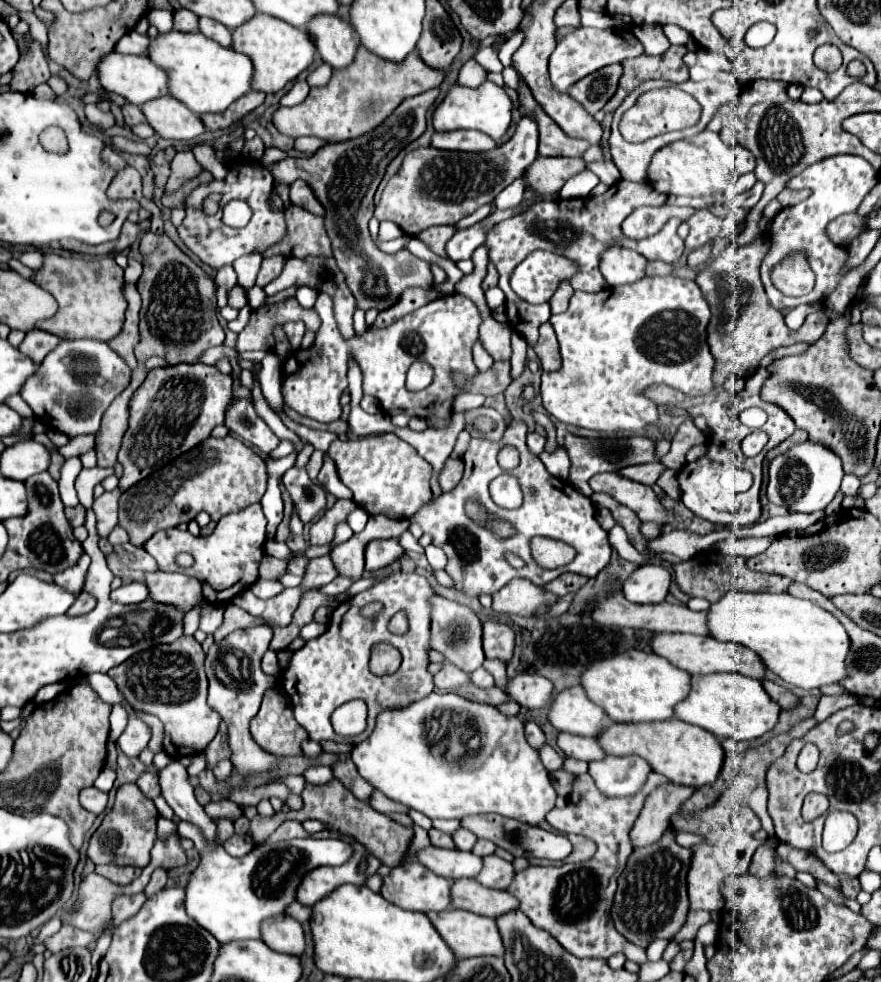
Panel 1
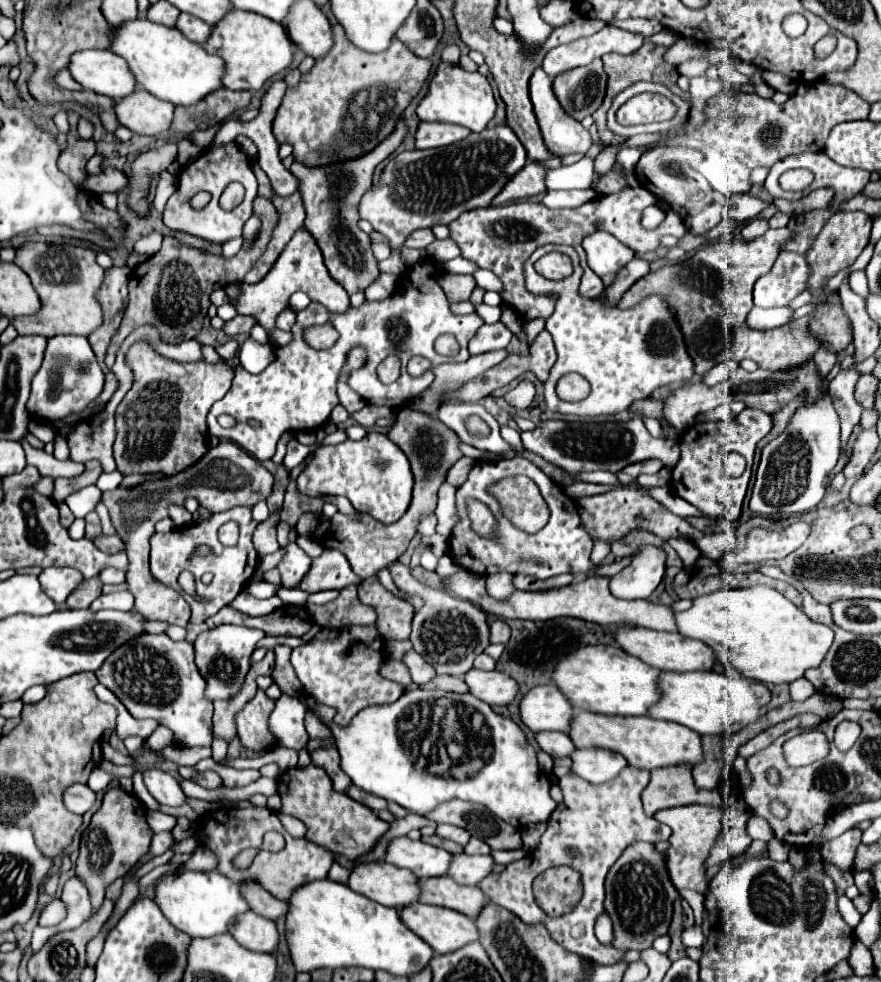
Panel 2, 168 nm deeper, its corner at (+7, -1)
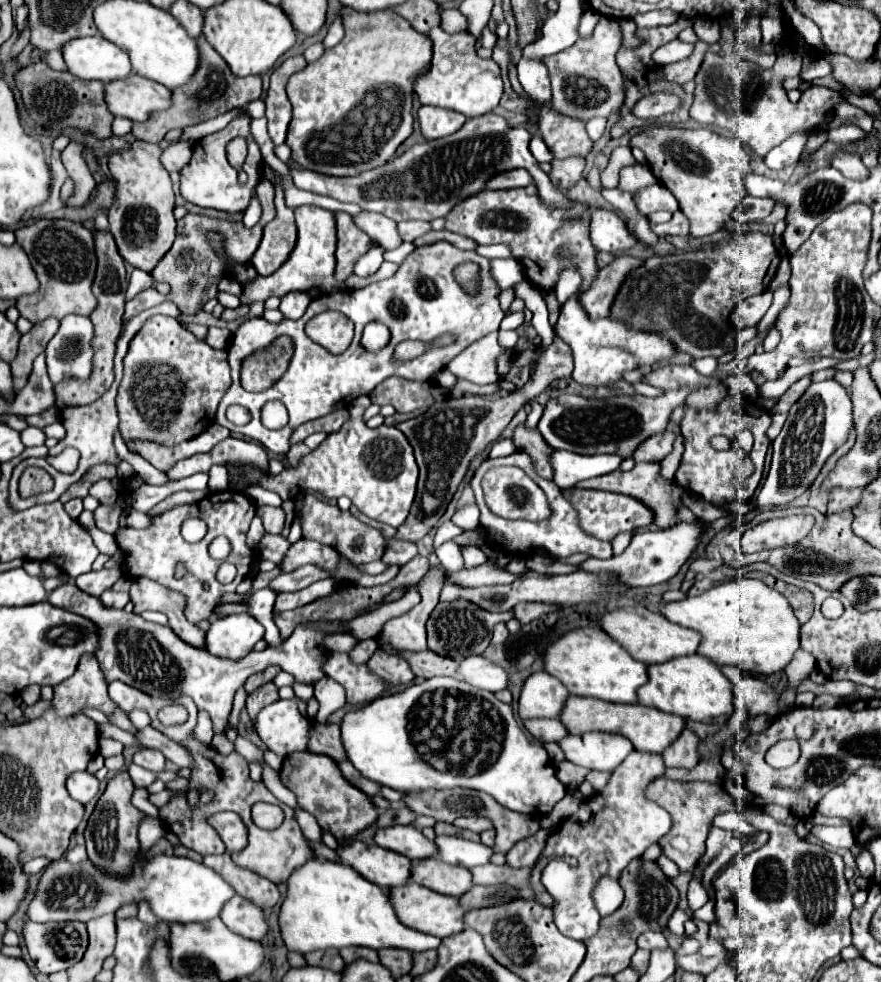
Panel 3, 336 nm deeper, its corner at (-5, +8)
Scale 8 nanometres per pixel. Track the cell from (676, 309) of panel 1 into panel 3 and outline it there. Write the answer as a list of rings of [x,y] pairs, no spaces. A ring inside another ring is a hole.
[[[571,298],[561,308],[561,316],[555,324],[555,334],[561,338],[569,348],[573,350],[574,369],[573,379],[583,386],[605,386],[613,384],[621,378],[625,370],[635,370],[641,364],[655,364],[663,358],[669,358],[675,354],[673,344],[659,336],[649,332],[639,332],[629,328],[625,322],[601,318],[591,320],[585,310],[581,308],[577,298]]]

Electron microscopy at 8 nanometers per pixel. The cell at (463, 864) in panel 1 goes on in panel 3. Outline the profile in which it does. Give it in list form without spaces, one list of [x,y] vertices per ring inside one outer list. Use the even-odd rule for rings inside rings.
[[[387,826],[379,828],[373,836],[373,842],[381,848],[389,848],[397,854],[407,856],[409,860],[419,860],[419,858],[429,858],[437,856],[437,846],[435,842],[427,840],[421,830],[409,826]]]

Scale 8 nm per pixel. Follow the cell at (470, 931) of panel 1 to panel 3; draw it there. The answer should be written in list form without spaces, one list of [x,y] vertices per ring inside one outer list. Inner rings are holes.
[[[407,882],[405,886],[393,888],[393,890],[389,890],[389,900],[391,900],[391,906],[393,906],[399,922],[417,930],[417,932],[427,932],[427,934],[445,938],[445,936],[457,934],[465,928],[465,924],[463,924],[465,910],[459,906],[457,898],[443,896],[439,892],[433,892],[425,886],[421,886],[421,884]]]

